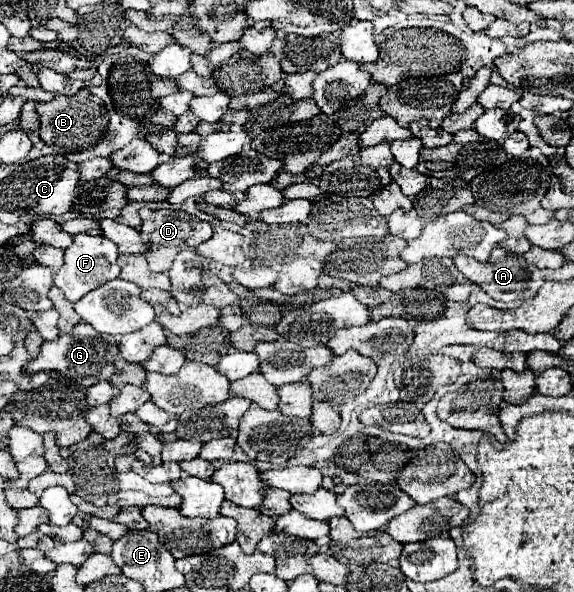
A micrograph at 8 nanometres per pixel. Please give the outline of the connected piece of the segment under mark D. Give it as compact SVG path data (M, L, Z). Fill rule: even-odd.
M143 207L141 211L143 227L141 235L145 243L149 245L149 251L145 253L151 271L161 271L167 273L175 255L185 249L197 249L201 243L205 243L209 237L213 237L213 225L209 221L199 221L197 217L185 213L185 211L169 211L169 209L147 209Z

